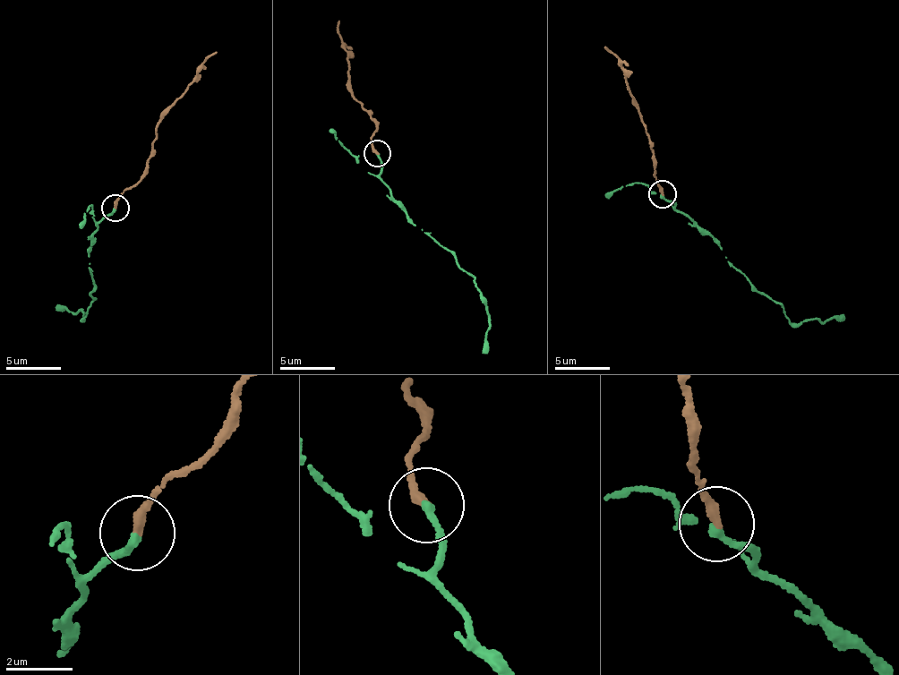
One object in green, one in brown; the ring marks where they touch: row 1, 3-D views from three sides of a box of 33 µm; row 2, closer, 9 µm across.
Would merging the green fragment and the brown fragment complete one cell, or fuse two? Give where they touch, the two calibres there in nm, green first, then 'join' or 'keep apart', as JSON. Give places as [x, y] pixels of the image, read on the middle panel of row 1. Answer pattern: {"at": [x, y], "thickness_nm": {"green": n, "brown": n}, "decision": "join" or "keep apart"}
{"at": [377, 153], "thickness_nm": {"green": 240, "brown": 280}, "decision": "join"}

